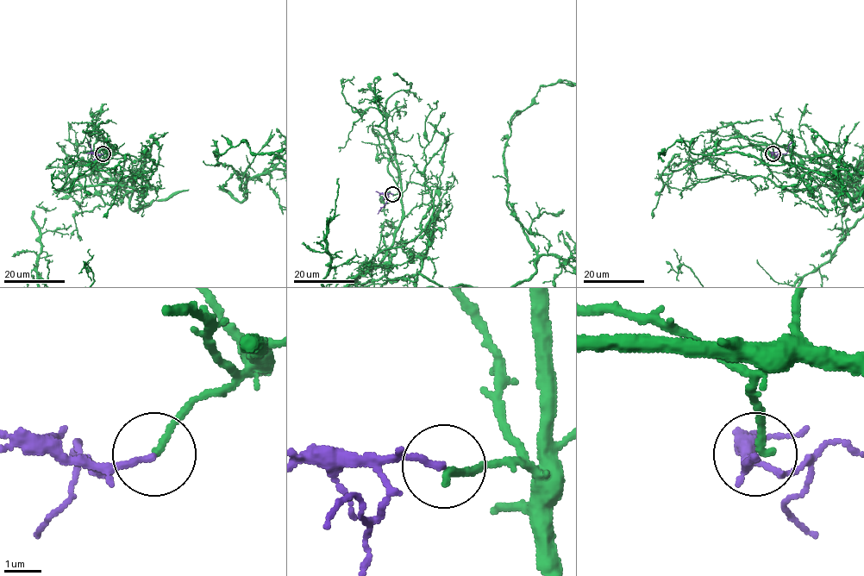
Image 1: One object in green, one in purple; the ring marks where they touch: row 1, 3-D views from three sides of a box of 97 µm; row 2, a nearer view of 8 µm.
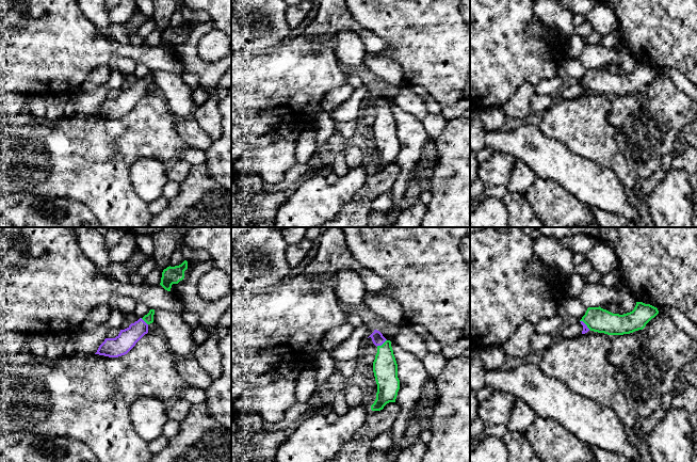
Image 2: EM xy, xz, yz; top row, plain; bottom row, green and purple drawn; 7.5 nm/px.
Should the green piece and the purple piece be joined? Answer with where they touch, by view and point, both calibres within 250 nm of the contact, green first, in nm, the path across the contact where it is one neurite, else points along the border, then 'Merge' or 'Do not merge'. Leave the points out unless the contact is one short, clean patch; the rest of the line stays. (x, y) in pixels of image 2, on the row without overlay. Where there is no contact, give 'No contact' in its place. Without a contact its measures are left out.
Touches green at xz (382, 106). Thickness 190 nm (green) against 90 nm. Path across: xz (385, 128), (385, 111), (382, 106), (377, 99). Merge

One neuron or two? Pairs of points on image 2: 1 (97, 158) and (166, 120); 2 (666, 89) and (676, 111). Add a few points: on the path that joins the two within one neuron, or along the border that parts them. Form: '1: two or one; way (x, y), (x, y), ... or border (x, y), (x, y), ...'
1: one; way (114, 144), (140, 134), (149, 127)
2: one; way (666, 94), (666, 101), (670, 106)

